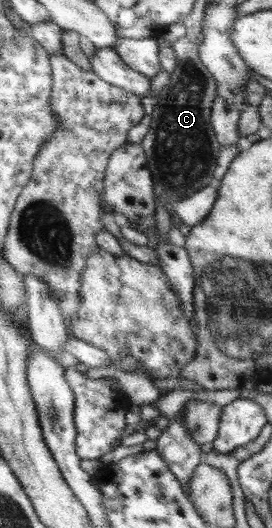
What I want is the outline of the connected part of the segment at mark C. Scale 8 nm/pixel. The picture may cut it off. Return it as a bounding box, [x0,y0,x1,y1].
[140,36,222,209]

